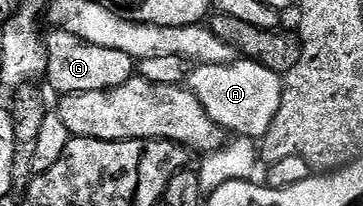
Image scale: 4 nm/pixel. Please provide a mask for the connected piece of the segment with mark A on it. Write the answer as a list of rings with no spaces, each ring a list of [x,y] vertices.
[[[236,60],[226,66],[205,66],[202,64],[190,71],[189,89],[205,108],[207,115],[222,126],[224,131],[235,136],[261,140],[275,123],[281,108],[284,79],[275,71],[256,62]]]

